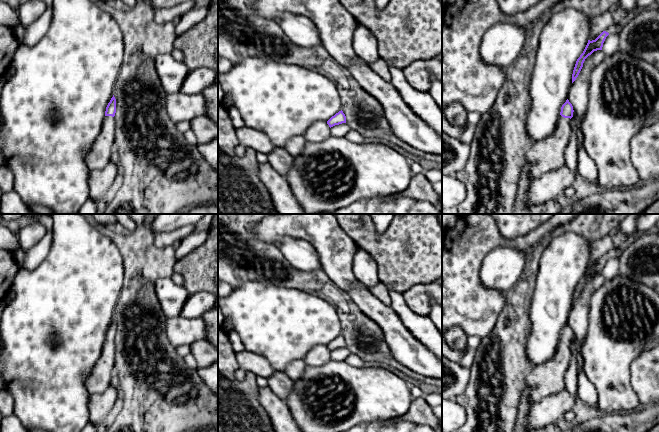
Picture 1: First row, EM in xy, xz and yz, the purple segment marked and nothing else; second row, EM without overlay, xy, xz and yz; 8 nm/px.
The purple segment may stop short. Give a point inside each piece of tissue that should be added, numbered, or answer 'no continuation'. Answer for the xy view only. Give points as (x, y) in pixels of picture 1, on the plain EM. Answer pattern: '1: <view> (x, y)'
1: xy (100, 378)

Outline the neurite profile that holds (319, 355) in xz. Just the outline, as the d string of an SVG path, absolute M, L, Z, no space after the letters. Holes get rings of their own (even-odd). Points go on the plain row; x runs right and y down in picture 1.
M327 345L314 346L304 357L307 366L320 367L330 361L330 351Z

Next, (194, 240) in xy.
M202 231L198 233L192 233L185 237L177 246L175 251L175 256L180 259L186 256L188 253L194 249L201 246L207 239L208 231Z

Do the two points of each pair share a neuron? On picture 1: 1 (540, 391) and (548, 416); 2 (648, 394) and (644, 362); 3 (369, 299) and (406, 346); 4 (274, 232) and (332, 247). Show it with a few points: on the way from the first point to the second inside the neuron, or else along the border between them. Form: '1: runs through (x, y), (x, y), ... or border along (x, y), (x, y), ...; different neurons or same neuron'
1: border along (564, 389), (546, 395), (534, 404); different neurons
2: runs through (648, 386), (648, 370); same neuron
3: runs through (376, 311), (393, 328), (396, 334); same neuron
4: runs through (288, 229), (314, 229), (318, 233); same neuron

